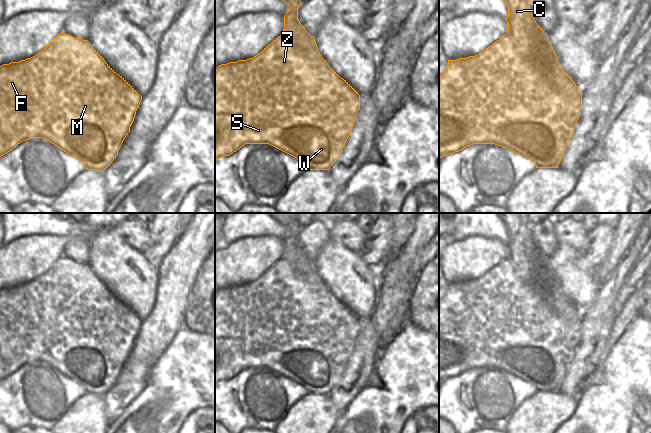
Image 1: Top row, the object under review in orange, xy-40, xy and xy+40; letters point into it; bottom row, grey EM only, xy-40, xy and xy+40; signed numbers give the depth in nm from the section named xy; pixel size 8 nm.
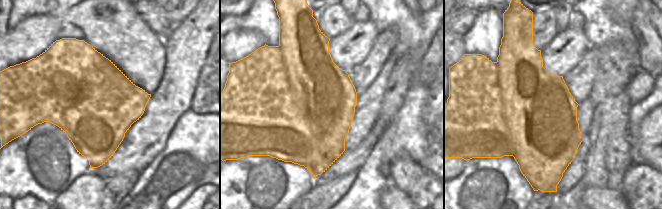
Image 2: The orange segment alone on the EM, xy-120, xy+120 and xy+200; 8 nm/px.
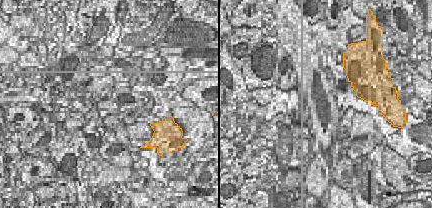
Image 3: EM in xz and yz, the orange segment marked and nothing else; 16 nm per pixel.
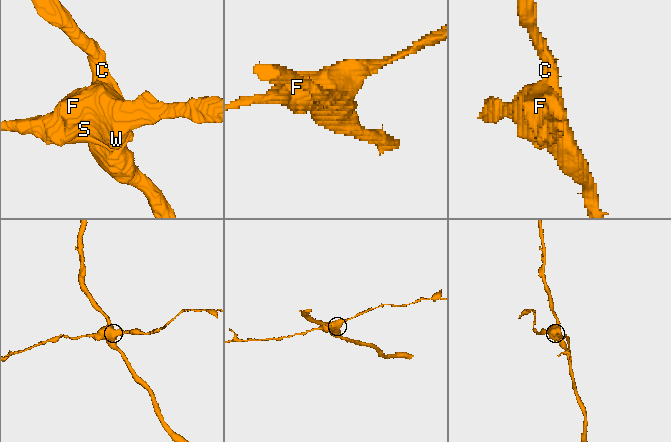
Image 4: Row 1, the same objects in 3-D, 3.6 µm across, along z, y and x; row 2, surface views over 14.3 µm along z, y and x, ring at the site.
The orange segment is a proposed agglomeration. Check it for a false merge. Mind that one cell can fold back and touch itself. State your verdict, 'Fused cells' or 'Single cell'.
Fused cells.

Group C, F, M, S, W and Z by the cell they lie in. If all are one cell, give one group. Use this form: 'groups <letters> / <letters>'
groups C / F M S W Z

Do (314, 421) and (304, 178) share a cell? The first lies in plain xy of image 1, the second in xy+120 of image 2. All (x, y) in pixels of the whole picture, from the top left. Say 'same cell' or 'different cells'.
different cells

